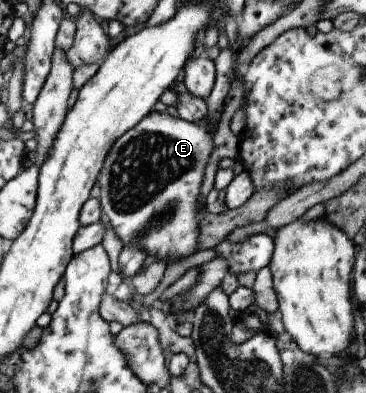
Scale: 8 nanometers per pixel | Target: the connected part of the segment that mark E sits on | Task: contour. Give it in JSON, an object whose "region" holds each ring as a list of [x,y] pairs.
{"region":[[[152,110],[137,125],[113,141],[96,182],[100,189],[100,209],[122,244],[121,247],[131,245],[132,248],[143,249],[145,257],[153,256],[154,261],[164,261],[165,265],[197,251],[199,221],[210,210],[206,204],[201,205],[198,196],[203,169],[213,149],[213,135],[215,129],[207,127],[207,115],[201,121],[187,123],[179,117]]]}

